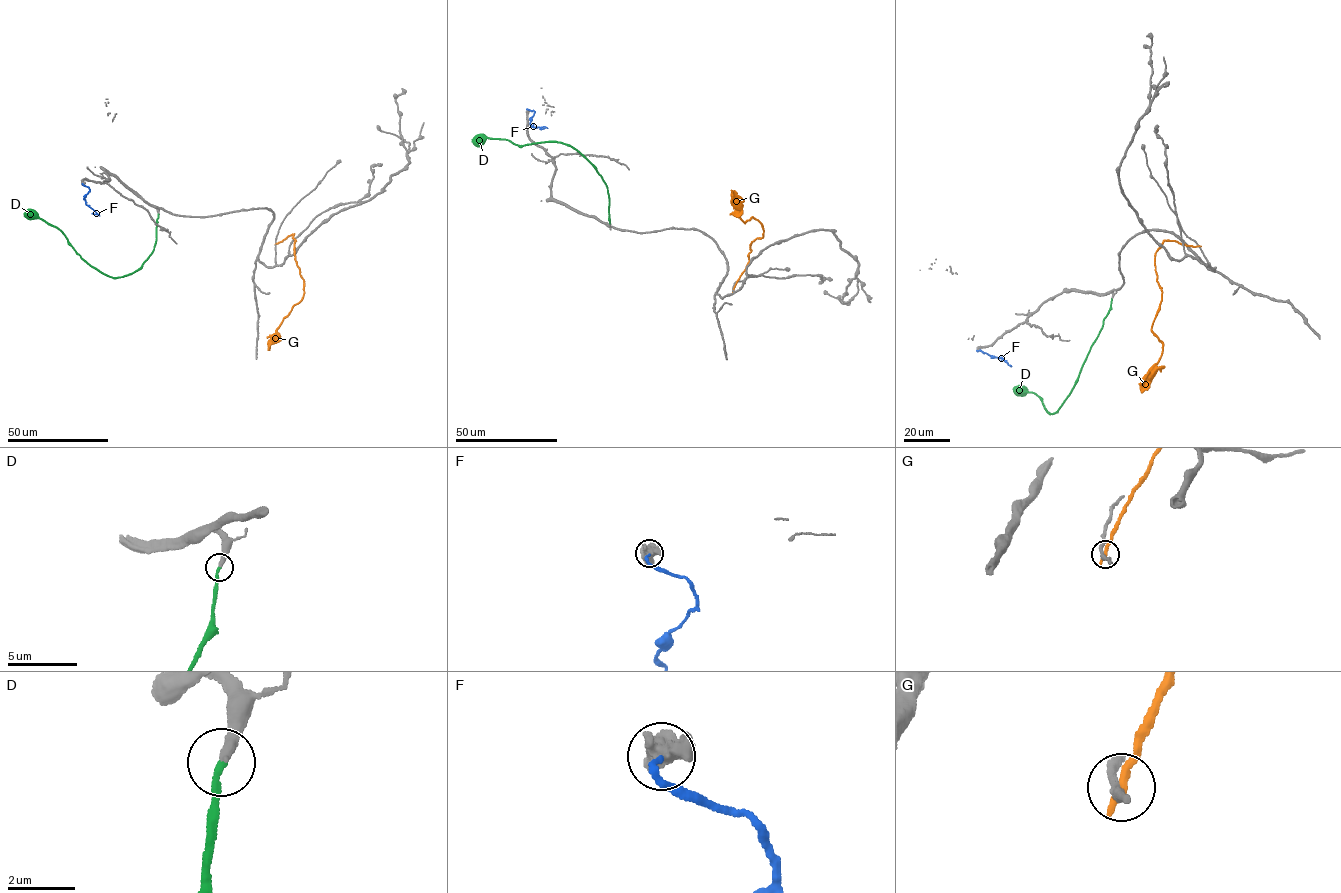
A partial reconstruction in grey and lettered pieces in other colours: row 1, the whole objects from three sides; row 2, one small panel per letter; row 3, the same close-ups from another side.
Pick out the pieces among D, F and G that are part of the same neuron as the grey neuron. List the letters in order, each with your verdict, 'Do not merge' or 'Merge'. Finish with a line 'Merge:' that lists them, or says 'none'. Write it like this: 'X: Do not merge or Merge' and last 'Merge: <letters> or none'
D: Merge
F: Do not merge
G: Do not merge
Merge: D

